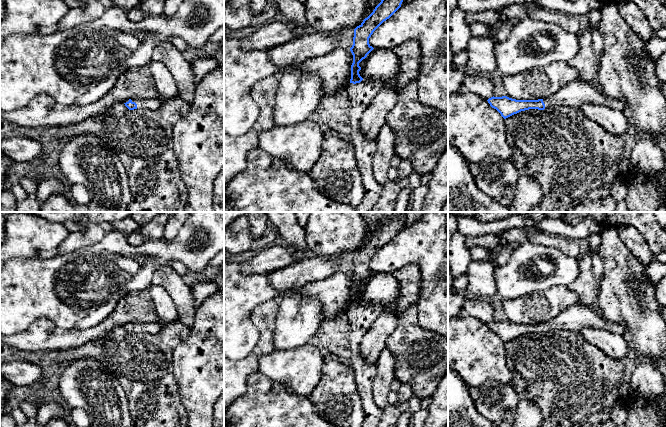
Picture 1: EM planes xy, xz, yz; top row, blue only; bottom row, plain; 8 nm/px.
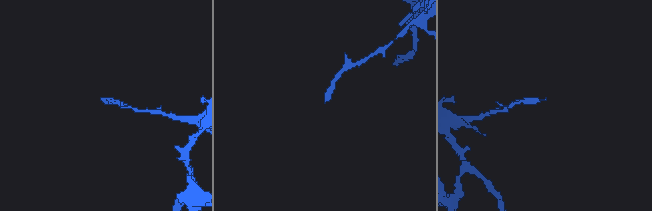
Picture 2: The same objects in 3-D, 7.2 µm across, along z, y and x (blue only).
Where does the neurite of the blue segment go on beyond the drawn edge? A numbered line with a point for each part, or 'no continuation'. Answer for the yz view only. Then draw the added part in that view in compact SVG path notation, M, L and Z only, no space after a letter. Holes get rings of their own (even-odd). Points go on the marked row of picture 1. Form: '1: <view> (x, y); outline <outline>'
1: yz (577, 92); outline M579 80L570 82L555 94L545 97L543 102L545 108L555 105L577 107L580 104L592 103L607 105L613 109L623 111L627 106L622 100L605 96L600 87L596 87L594 83Z

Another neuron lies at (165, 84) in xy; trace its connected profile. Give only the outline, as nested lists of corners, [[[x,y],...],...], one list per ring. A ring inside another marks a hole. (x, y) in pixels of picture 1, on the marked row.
[[[151,62],[148,65],[155,87],[161,101],[172,99],[177,96],[176,82],[168,67],[161,62]]]

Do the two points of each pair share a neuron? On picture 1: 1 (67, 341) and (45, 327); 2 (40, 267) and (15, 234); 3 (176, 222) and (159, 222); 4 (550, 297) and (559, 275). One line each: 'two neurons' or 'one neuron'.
1: one neuron
2: two neurons
3: two neurons
4: two neurons

